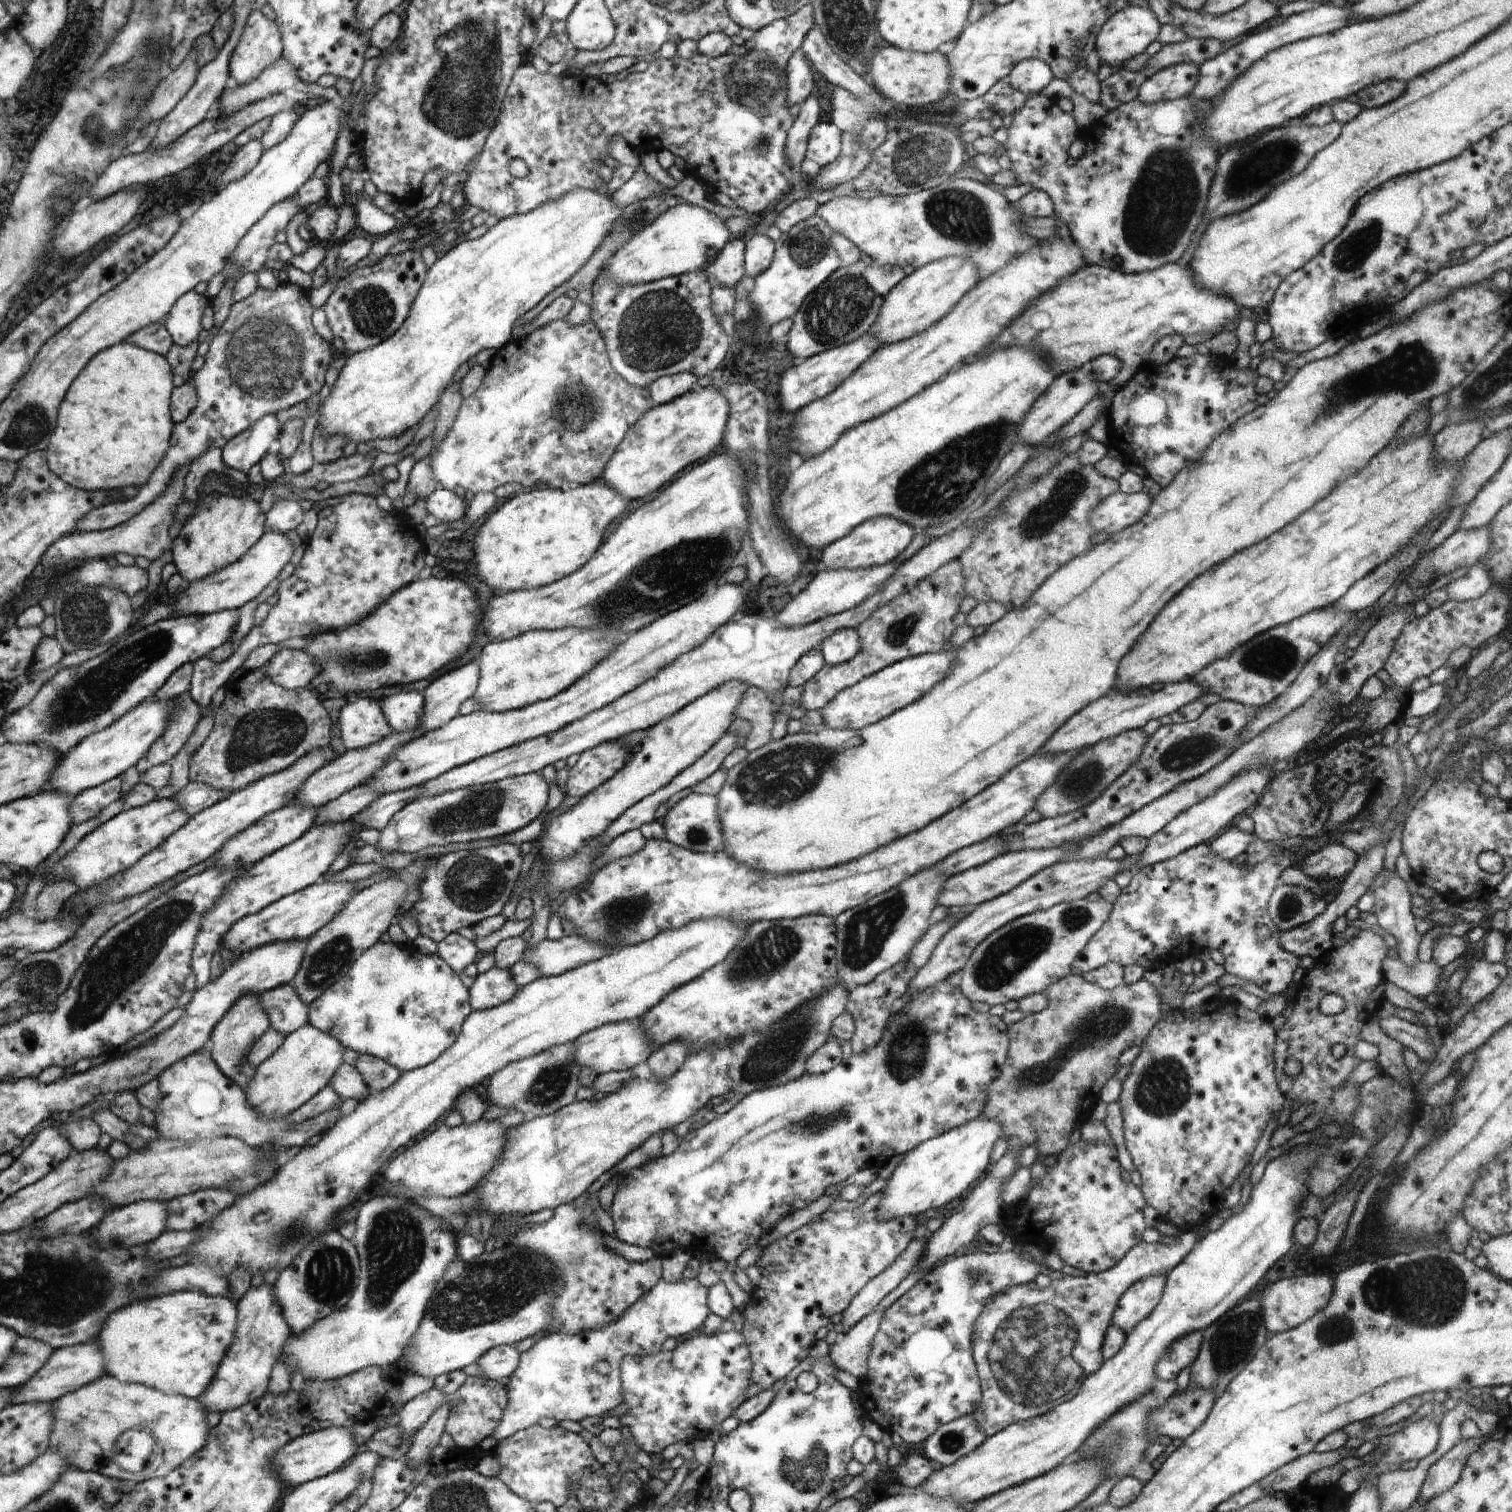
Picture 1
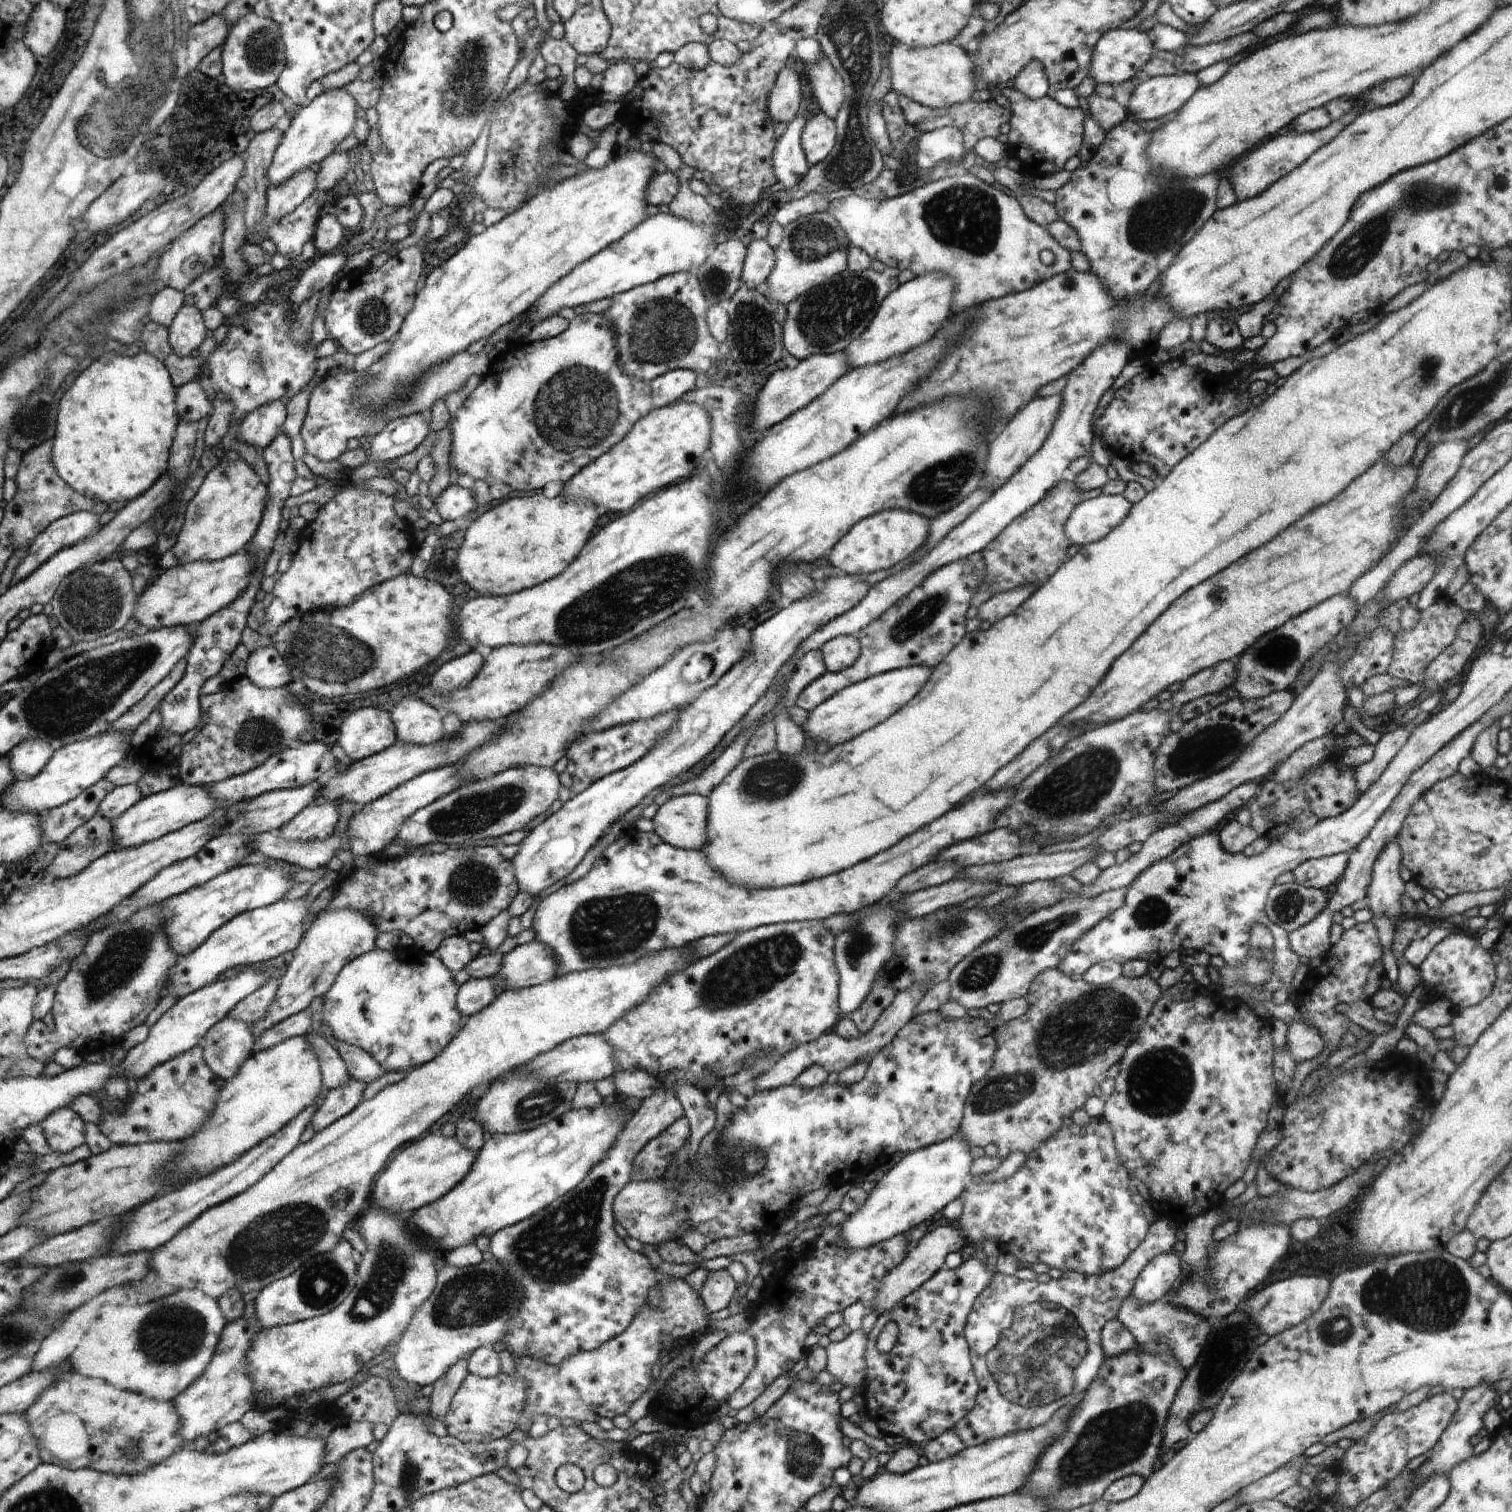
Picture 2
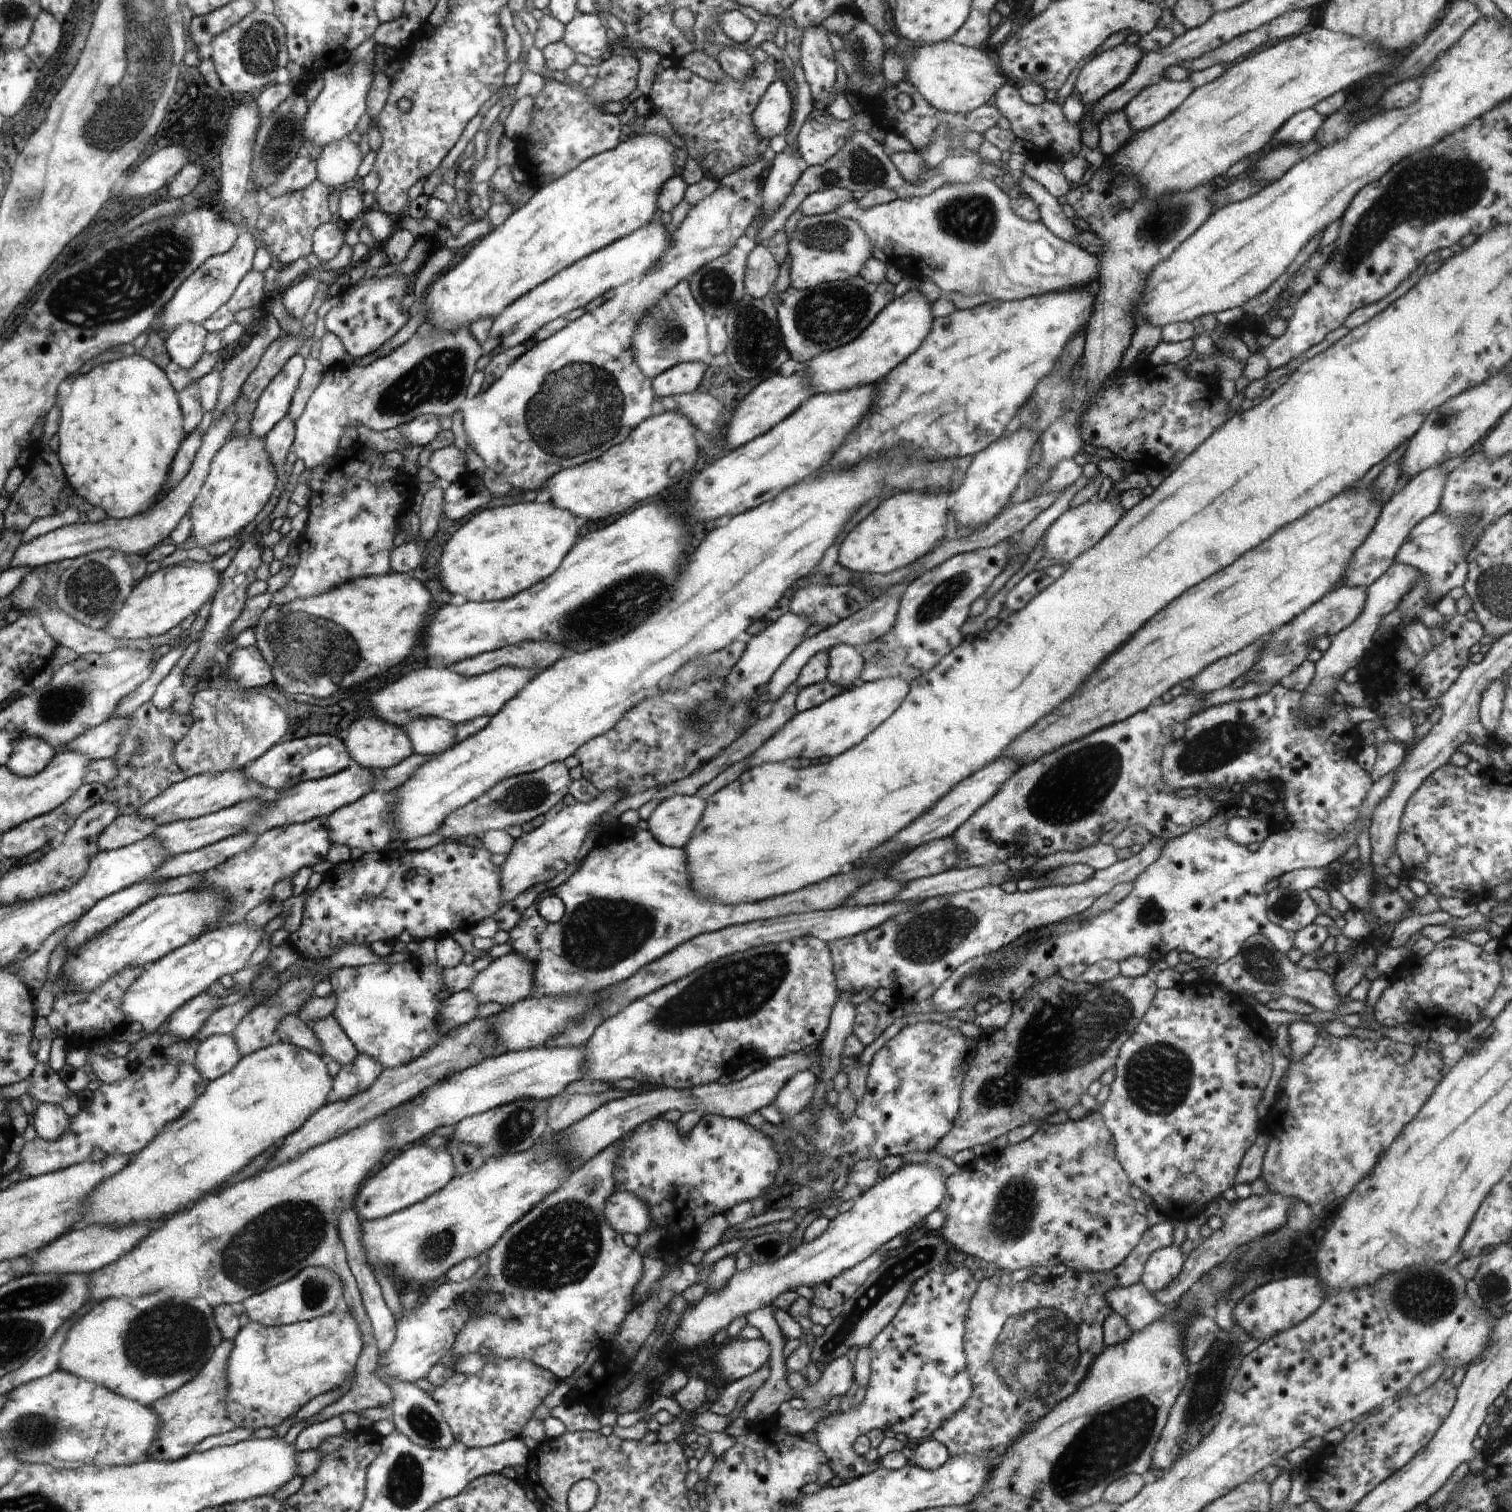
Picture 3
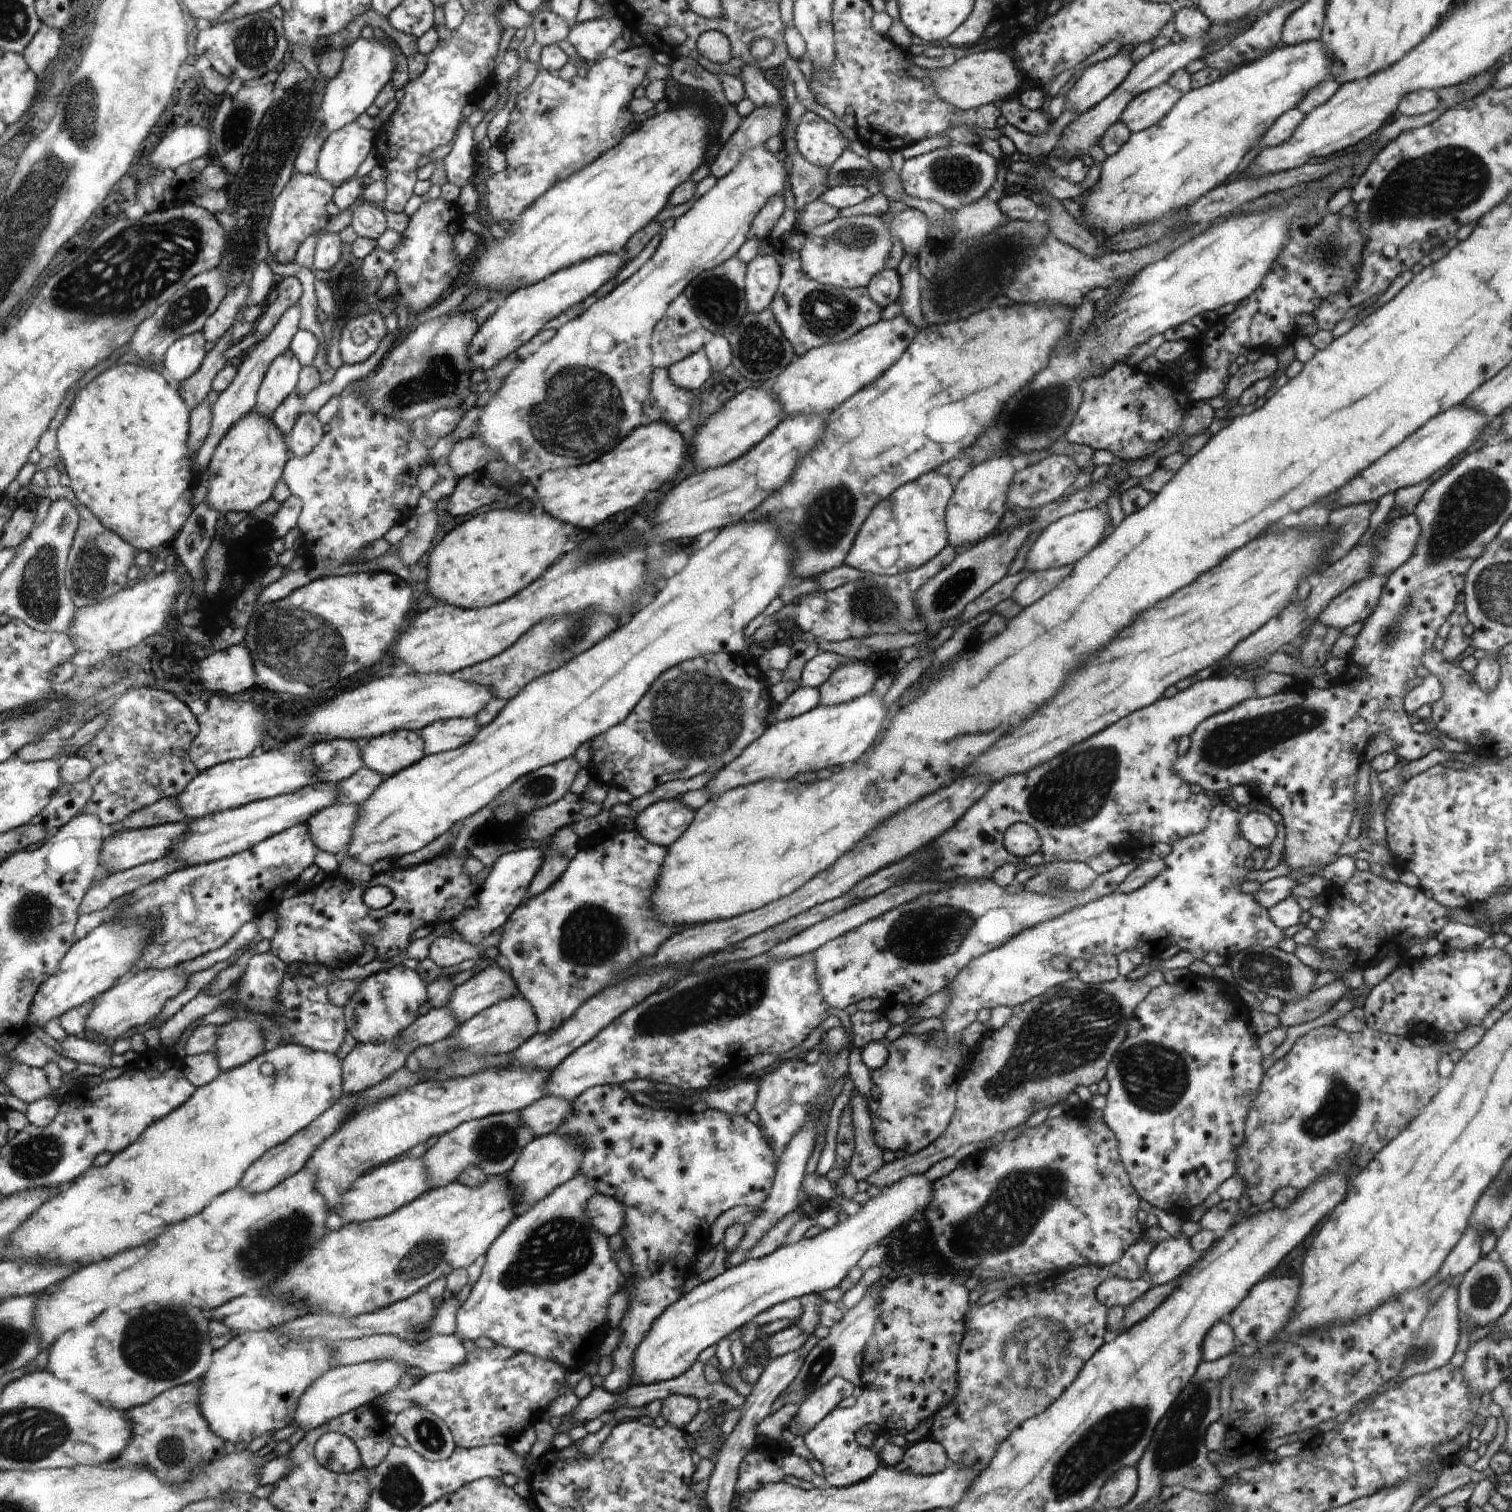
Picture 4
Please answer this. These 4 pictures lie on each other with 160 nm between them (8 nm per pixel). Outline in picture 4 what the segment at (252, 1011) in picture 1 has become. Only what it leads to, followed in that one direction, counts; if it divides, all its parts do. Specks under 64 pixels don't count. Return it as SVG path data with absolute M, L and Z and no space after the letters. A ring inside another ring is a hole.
M213 1050L197 1056L185 1056L183 1058L185 1076L190 1084L197 1087L205 1087L212 1083L221 1074L221 1064L218 1054Z

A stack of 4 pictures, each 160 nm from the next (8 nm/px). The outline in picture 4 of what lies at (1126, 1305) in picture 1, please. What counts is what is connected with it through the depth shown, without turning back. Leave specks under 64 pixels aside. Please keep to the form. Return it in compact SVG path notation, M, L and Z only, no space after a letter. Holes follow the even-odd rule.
M1183 1233L1178 1236L1162 1238L1147 1259L1145 1272L1154 1285L1166 1285L1168 1282L1182 1277L1196 1261L1195 1251Z

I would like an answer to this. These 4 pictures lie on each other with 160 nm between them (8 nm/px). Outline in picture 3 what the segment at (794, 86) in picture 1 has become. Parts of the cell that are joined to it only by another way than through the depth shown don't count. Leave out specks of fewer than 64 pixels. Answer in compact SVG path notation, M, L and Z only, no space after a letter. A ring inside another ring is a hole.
M775 78L760 100L760 106L756 108L753 116L756 130L762 140L774 138L784 130L788 132L792 114L792 98L788 88L782 80Z

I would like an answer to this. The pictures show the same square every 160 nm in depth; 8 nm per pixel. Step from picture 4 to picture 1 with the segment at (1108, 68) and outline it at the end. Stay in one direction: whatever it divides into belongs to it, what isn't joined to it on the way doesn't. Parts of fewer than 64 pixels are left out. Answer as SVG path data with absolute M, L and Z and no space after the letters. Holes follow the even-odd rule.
M1129 5L1125 9L1115 12L1102 25L1095 44L1095 50L1102 63L1110 65L1114 70L1122 69L1123 64L1135 56L1145 52L1149 44L1157 40L1162 26L1152 10Z

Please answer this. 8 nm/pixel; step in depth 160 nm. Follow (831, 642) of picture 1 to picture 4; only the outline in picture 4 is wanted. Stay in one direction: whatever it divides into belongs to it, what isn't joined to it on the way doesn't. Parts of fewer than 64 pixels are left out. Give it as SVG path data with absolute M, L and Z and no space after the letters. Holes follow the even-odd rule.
M848 659L846 664L838 666L829 680L819 687L820 705L845 704L865 696L873 690L877 671L857 659Z

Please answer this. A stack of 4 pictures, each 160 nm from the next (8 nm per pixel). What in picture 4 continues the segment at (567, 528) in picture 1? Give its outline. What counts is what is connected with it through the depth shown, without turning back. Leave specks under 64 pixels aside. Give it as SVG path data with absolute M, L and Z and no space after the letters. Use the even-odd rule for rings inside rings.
M504 508L472 516L446 534L430 554L431 601L466 609L505 603L561 559L566 544L562 524L543 510L518 512Z

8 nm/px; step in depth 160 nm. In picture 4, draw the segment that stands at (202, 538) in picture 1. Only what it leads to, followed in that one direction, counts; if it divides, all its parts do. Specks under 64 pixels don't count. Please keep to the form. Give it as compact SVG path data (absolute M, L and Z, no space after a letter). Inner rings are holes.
M254 409L244 418L240 418L240 422L234 424L223 440L220 440L207 468L206 504L212 506L223 519L230 510L254 510L262 502L268 501L270 492L282 478L284 464L289 462L286 444L284 434L271 418L254 412Z

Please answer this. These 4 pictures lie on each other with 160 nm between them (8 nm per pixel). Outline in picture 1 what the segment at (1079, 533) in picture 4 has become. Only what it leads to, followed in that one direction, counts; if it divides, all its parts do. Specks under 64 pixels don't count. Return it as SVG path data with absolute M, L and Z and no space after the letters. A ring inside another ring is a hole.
M1118 490L1097 504L1090 513L1089 523L1096 533L1117 533L1140 520L1151 505L1151 500L1143 491L1124 494Z

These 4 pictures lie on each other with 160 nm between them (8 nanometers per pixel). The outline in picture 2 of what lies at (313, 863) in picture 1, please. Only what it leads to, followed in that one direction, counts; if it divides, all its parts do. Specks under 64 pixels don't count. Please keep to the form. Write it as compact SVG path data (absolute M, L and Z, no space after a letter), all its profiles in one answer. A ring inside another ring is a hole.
M276 860L271 868L267 868L266 863L236 867L210 879L202 886L164 899L161 906L161 916L164 917L163 930L172 942L173 952L178 957L192 954L196 948L210 939L217 928L224 926L229 920L243 912L280 901L294 884L288 880L285 864Z

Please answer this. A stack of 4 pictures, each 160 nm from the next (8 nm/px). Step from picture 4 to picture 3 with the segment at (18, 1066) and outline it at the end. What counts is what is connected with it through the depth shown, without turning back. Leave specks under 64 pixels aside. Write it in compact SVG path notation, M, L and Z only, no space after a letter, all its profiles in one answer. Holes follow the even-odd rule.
M37 1063L34 1072L29 1076L29 1080L30 1086L27 1093L37 1104L52 1103L53 1105L60 1105L60 1102L72 1095L58 1073L45 1063Z

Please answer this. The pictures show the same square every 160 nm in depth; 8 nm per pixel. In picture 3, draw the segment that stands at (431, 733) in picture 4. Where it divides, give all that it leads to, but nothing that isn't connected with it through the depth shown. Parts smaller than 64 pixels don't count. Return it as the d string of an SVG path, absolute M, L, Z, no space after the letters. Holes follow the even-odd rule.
M440 717L416 719L405 727L413 743L413 752L434 757L456 743L456 725Z

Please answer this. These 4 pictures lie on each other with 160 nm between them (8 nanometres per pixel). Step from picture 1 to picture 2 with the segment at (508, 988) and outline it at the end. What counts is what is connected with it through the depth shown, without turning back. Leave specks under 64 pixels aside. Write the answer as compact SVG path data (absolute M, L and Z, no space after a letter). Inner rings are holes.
M469 979L461 986L457 1008L462 1016L476 1015L493 1002L496 992L492 979Z

